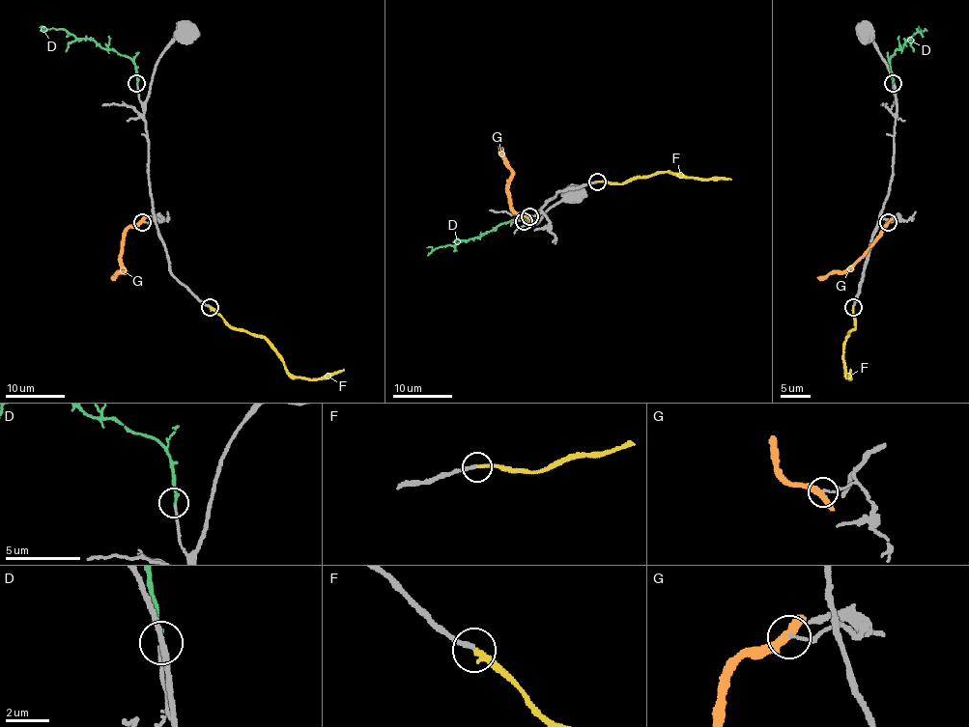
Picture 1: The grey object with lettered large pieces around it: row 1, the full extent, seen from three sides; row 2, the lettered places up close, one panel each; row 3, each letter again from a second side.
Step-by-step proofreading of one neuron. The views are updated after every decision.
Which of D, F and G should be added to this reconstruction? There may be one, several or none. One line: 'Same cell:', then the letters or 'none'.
Same cell: D

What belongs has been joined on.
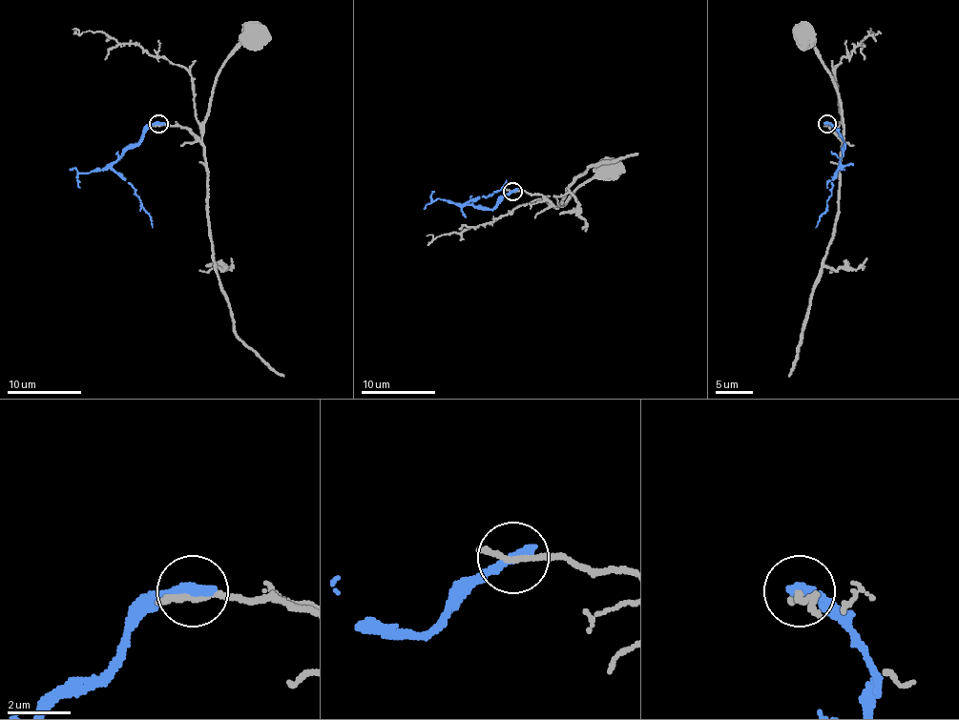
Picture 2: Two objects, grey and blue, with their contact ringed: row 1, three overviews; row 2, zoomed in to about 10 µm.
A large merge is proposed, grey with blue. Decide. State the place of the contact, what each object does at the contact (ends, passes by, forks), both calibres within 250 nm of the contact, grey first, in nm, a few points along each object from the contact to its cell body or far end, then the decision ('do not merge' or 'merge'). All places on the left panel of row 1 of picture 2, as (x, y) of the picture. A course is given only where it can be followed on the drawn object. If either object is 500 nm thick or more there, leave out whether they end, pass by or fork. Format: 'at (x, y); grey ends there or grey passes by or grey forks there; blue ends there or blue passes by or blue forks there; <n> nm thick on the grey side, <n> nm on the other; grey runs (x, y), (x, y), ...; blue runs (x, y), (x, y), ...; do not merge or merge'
at (158, 123); grey ends there; blue ends there; 240 nm thick on the grey side, 360 nm on the other; grey runs (158, 125), (186, 127), (197, 135), (202, 134), (216, 78), (225, 62), (251, 41), (253, 34); blue runs (158, 123), (112, 166), (128, 182), (153, 227); do not merge

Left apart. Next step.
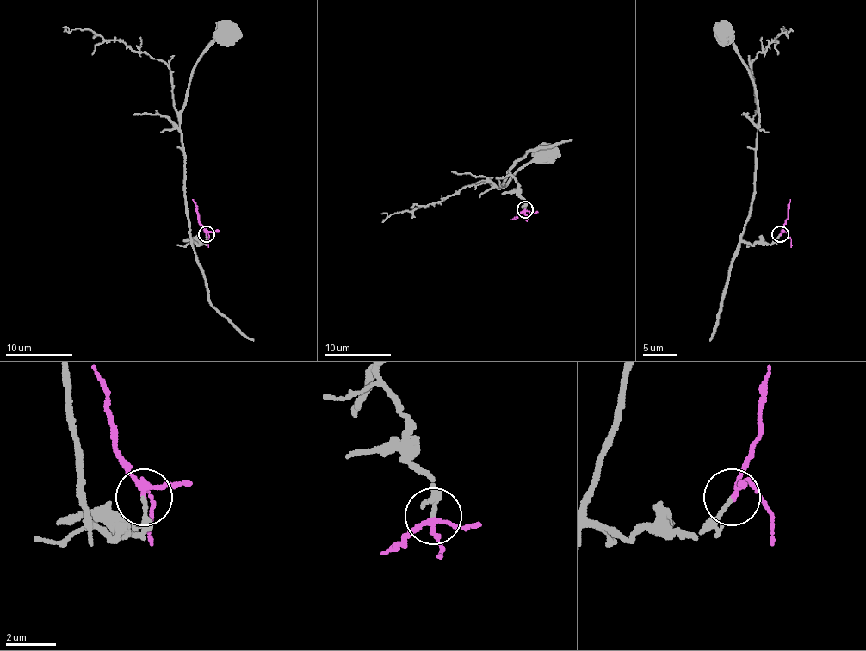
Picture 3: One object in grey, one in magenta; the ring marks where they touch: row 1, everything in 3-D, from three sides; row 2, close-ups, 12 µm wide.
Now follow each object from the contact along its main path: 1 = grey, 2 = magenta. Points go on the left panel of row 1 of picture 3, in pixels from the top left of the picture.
1: (207, 234), (205, 244), (197, 244), (190, 238), (180, 110), (197, 60), (215, 41), (224, 38), (225, 32)
2: (207, 234), (197, 217), (197, 206), (192, 199)

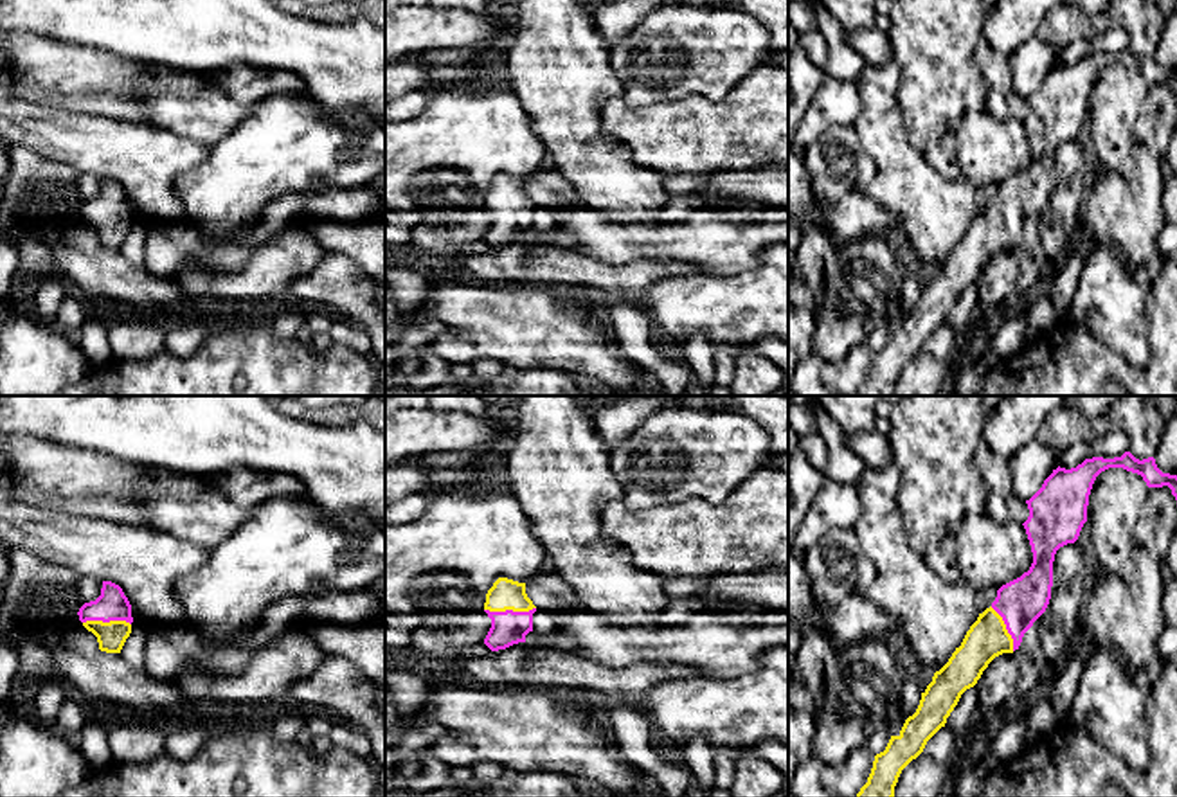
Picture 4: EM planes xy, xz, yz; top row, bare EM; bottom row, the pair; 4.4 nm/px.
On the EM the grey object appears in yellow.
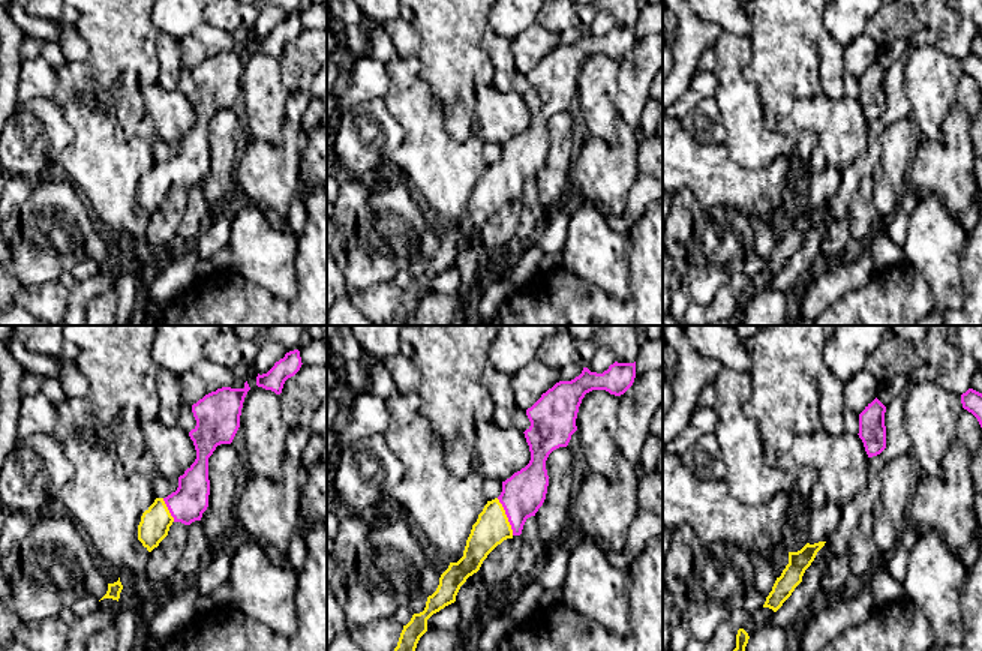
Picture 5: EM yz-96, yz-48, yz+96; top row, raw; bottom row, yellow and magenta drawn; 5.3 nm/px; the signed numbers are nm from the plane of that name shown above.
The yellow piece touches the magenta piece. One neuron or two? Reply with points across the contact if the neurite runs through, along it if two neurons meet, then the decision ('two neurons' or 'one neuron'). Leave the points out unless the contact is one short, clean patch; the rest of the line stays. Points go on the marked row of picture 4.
runs through xz (506, 594), (510, 608), (508, 628); one neuron

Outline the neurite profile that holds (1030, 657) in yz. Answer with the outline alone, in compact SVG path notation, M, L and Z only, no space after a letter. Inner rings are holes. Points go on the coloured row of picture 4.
M1029 628L1020 646L1013 651L1019 664L1017 694L1024 696L1037 689L1040 676L1053 669L1047 662L1038 635Z

